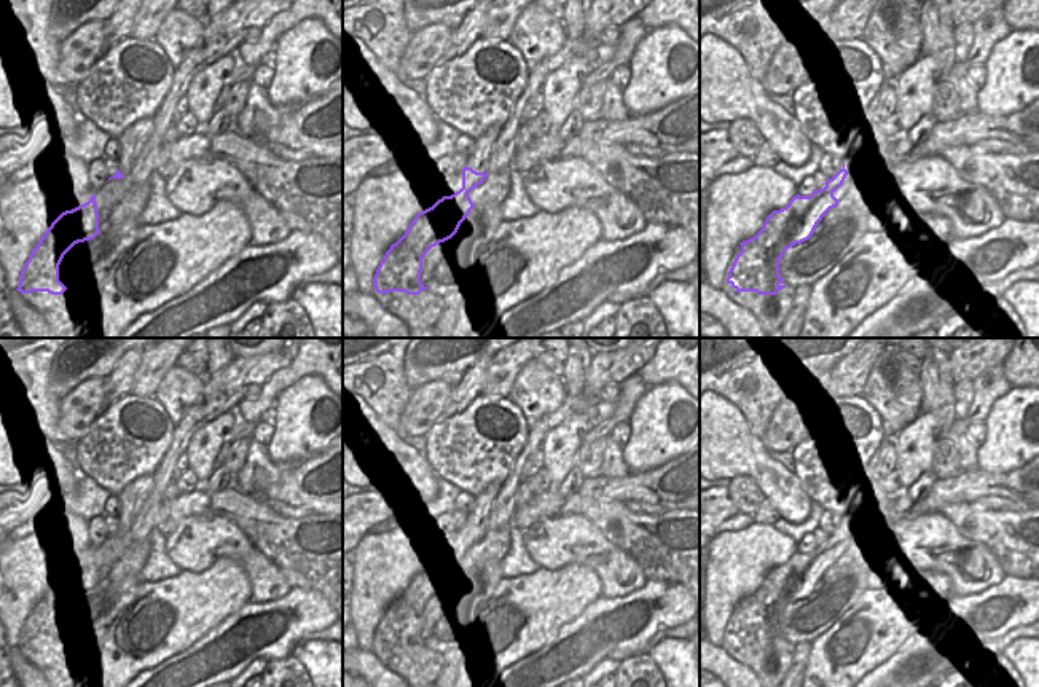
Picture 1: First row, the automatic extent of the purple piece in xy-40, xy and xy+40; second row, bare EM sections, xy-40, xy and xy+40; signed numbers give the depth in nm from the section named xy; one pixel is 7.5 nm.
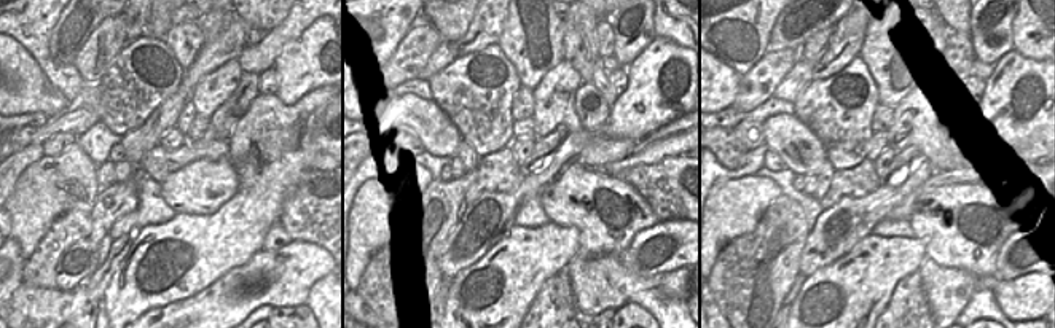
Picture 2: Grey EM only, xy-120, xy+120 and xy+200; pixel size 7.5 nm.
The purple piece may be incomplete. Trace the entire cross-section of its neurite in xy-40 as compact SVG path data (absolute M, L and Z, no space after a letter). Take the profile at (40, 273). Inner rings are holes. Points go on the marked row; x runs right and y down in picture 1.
M92 194L88 202L62 212L51 223L25 261L16 290L27 295L32 292L62 295L67 290L59 281L64 255L75 244L91 241L99 233L97 202Z

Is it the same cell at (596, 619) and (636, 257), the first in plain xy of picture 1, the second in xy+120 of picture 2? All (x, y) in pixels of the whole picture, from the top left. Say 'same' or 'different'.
same

